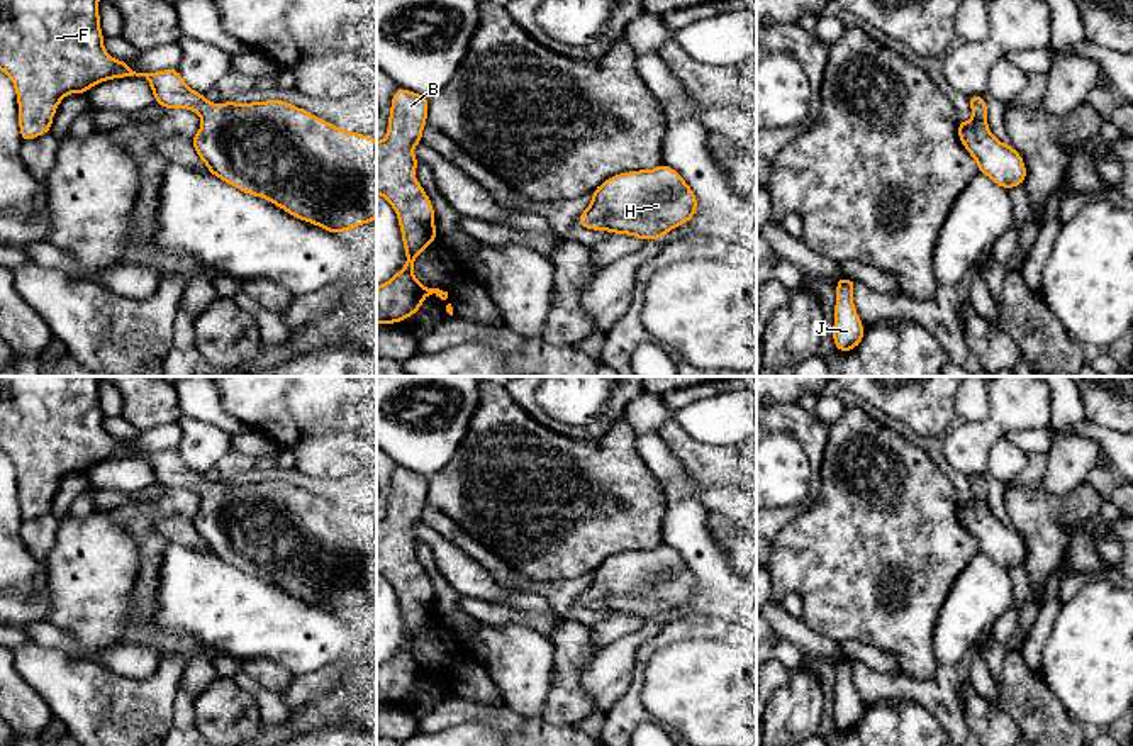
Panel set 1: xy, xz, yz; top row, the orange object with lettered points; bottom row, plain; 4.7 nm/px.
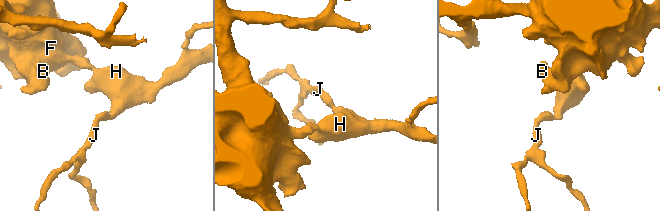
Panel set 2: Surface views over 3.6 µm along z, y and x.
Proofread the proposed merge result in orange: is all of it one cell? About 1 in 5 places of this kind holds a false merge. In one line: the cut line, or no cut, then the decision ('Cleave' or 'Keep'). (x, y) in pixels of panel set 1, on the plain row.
No split. Keep

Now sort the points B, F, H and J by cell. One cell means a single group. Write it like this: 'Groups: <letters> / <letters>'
Groups: B F H J

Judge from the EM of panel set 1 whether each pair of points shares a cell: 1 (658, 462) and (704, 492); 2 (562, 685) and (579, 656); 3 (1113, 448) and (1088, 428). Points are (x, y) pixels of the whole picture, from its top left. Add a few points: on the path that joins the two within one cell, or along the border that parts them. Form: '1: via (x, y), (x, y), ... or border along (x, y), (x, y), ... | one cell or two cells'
1: via (670, 467), (684, 472), (692, 480) | one cell
2: via (565, 679), (567, 668), (572, 663) | one cell
3: via (1106, 441), (1094, 433) | one cell

